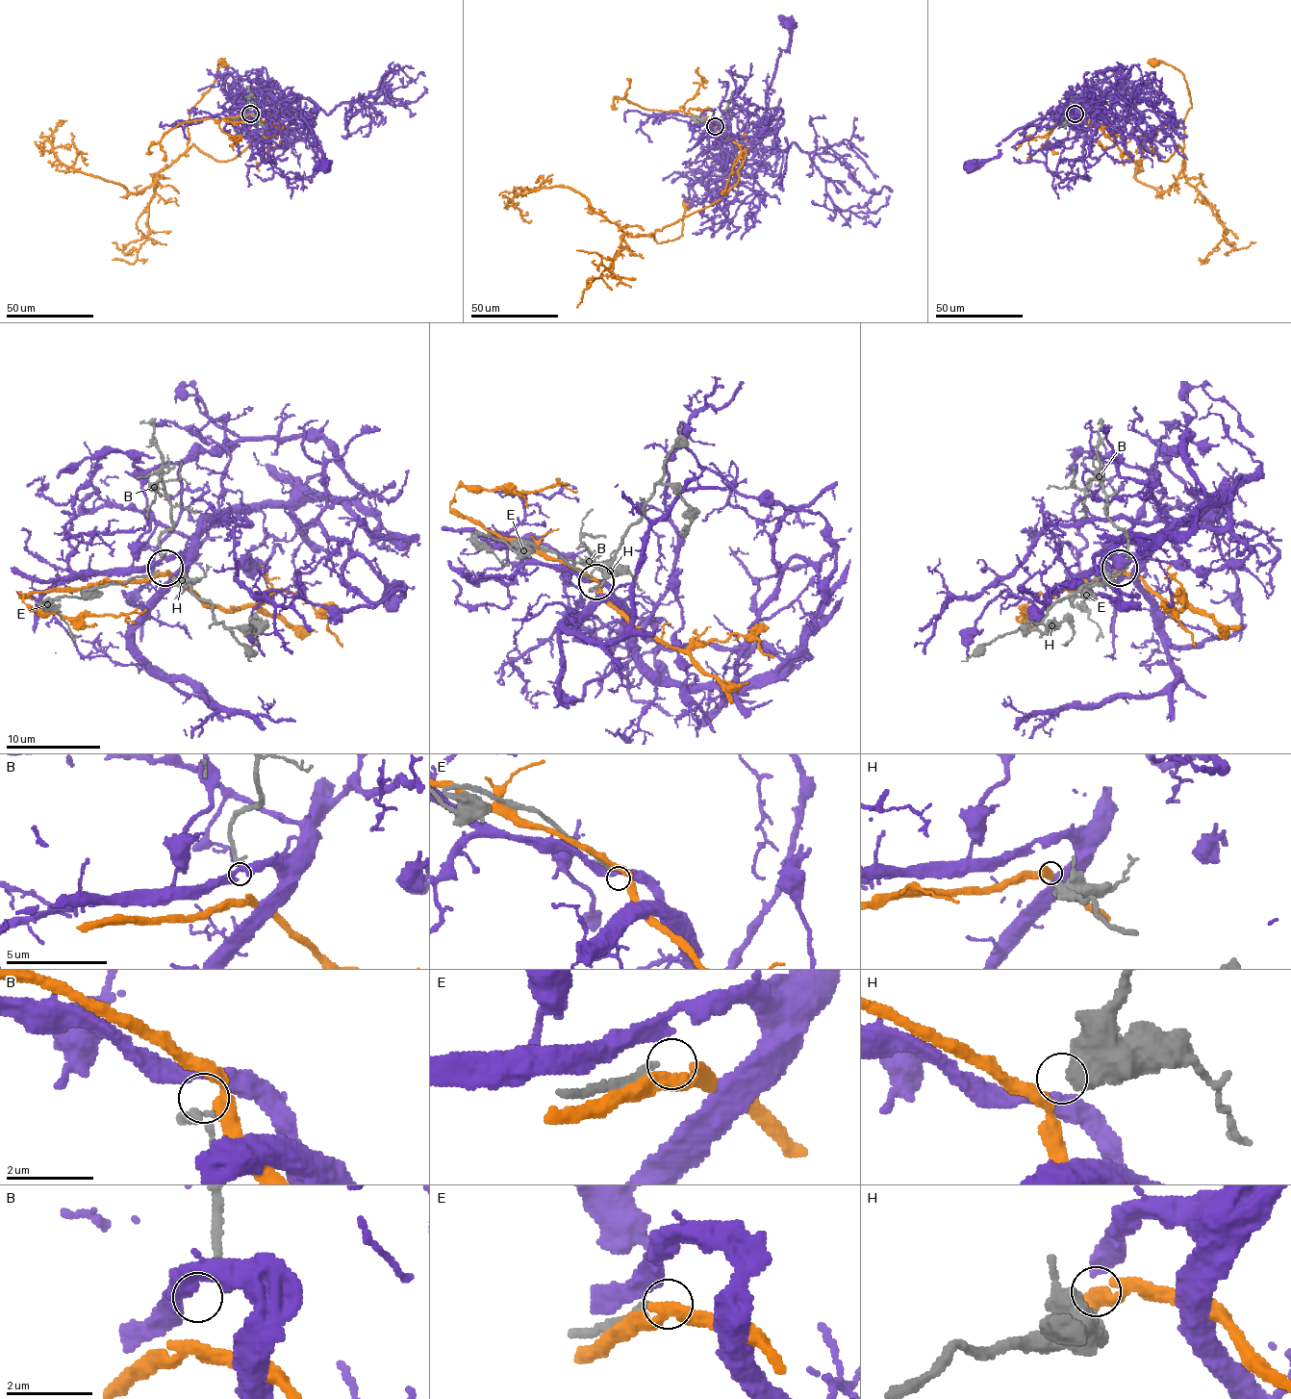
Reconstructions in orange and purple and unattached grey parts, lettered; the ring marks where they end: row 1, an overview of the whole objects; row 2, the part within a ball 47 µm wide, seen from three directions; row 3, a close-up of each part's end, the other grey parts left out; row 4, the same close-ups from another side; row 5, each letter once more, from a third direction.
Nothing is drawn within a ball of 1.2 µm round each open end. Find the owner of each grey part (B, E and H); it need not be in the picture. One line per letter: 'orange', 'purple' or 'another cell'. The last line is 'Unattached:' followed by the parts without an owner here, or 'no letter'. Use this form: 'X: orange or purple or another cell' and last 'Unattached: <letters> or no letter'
B: purple
E: another cell
H: orange
Unattached: E

